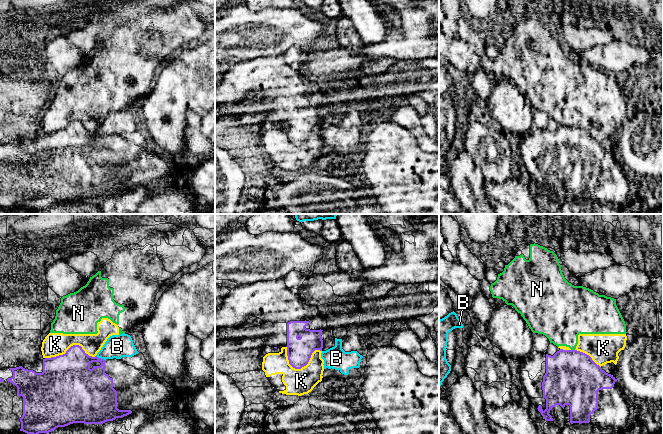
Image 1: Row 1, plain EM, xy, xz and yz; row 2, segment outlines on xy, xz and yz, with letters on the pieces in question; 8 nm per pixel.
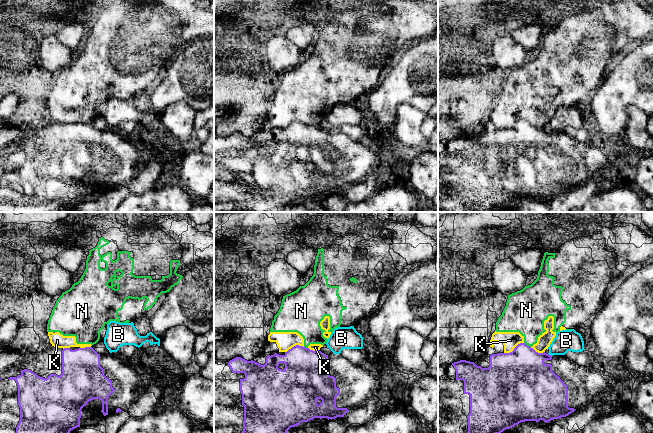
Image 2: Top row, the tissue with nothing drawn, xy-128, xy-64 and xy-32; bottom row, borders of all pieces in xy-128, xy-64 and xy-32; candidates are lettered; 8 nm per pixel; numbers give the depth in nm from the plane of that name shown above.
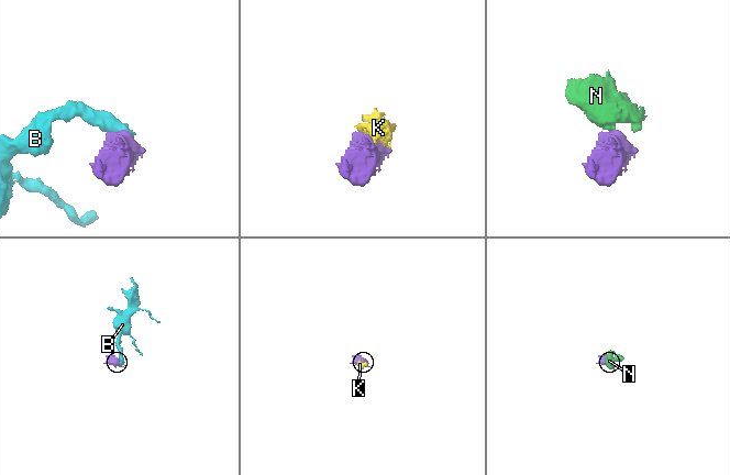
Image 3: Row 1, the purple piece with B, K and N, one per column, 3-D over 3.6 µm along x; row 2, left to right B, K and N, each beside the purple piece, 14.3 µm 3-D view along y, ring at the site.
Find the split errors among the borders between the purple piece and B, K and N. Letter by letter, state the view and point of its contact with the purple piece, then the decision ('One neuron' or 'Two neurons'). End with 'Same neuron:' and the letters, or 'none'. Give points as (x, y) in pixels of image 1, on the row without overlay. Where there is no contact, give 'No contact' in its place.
B: Touches purple at xy (100, 134). Two neurons
K: Touches purple at xz (307, 139). Two neurons
N: Touches purple at yz (573, 126). Two neurons
Same neuron: none

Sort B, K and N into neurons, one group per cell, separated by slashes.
B / K N

